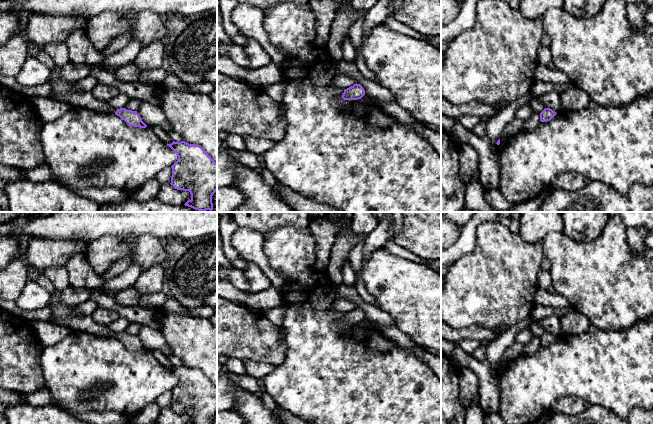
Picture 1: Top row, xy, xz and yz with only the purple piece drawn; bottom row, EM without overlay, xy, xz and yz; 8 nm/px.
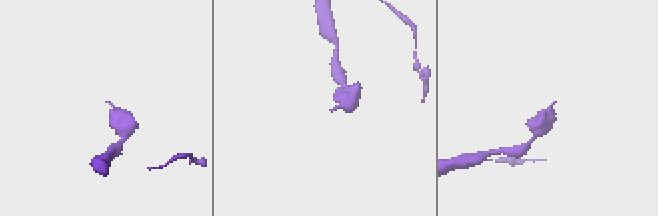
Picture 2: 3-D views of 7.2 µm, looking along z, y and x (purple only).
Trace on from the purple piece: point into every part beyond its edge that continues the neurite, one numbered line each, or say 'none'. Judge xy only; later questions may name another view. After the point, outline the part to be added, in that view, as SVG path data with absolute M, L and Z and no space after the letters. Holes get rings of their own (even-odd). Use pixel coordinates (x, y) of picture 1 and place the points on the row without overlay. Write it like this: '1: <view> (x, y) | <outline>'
1: xy (63, 315) | M56 291L50 296L48 307L53 314L51 323L60 325L72 331L83 331L105 338L115 338L117 333L110 331L106 325L99 325L90 316L76 314L71 306L59 301L60 292Z

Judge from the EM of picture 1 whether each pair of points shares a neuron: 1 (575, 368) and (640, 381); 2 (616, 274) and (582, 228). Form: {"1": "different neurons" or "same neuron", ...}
{"1": "same neuron", "2": "different neurons"}

